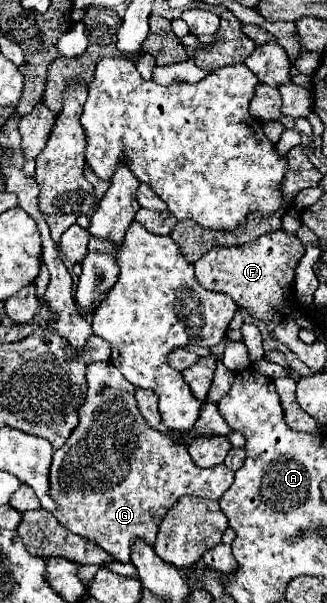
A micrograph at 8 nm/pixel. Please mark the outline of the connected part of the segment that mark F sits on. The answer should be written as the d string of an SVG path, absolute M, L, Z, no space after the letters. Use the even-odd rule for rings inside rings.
M275 231L241 247L213 247L195 265L195 277L205 289L233 297L235 303L247 309L255 319L271 321L273 315L279 313L279 307L283 305L299 309L297 301L291 299L295 299L293 297L295 269L304 253L305 249L297 236Z

